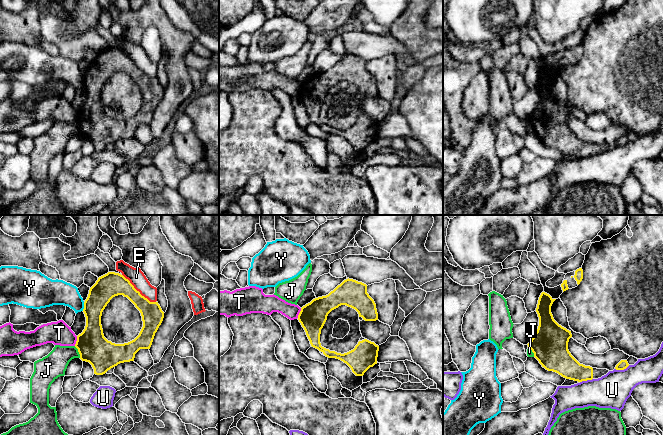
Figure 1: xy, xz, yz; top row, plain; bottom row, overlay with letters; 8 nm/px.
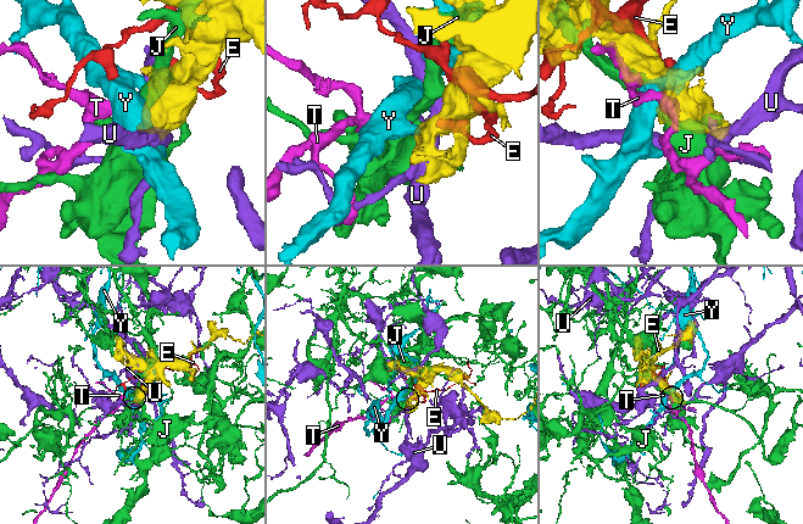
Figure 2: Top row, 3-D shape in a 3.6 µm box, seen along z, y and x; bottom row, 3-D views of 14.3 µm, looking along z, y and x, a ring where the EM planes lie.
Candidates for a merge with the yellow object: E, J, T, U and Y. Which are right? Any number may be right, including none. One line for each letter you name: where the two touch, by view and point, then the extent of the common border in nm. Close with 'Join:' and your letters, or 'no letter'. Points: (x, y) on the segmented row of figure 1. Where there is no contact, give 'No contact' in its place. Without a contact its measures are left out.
Join: no letter

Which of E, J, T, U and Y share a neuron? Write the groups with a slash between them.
E / J / T / U / Y

